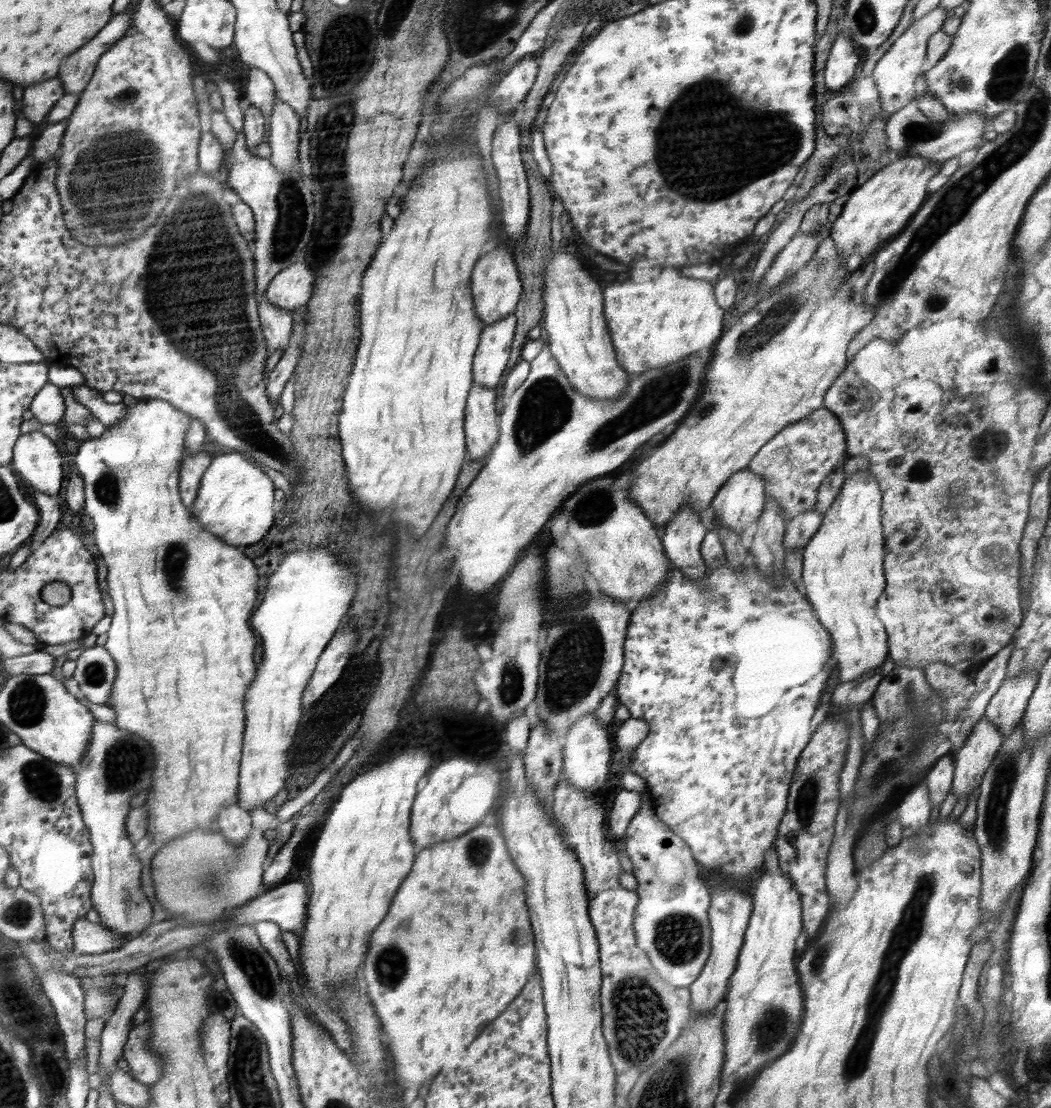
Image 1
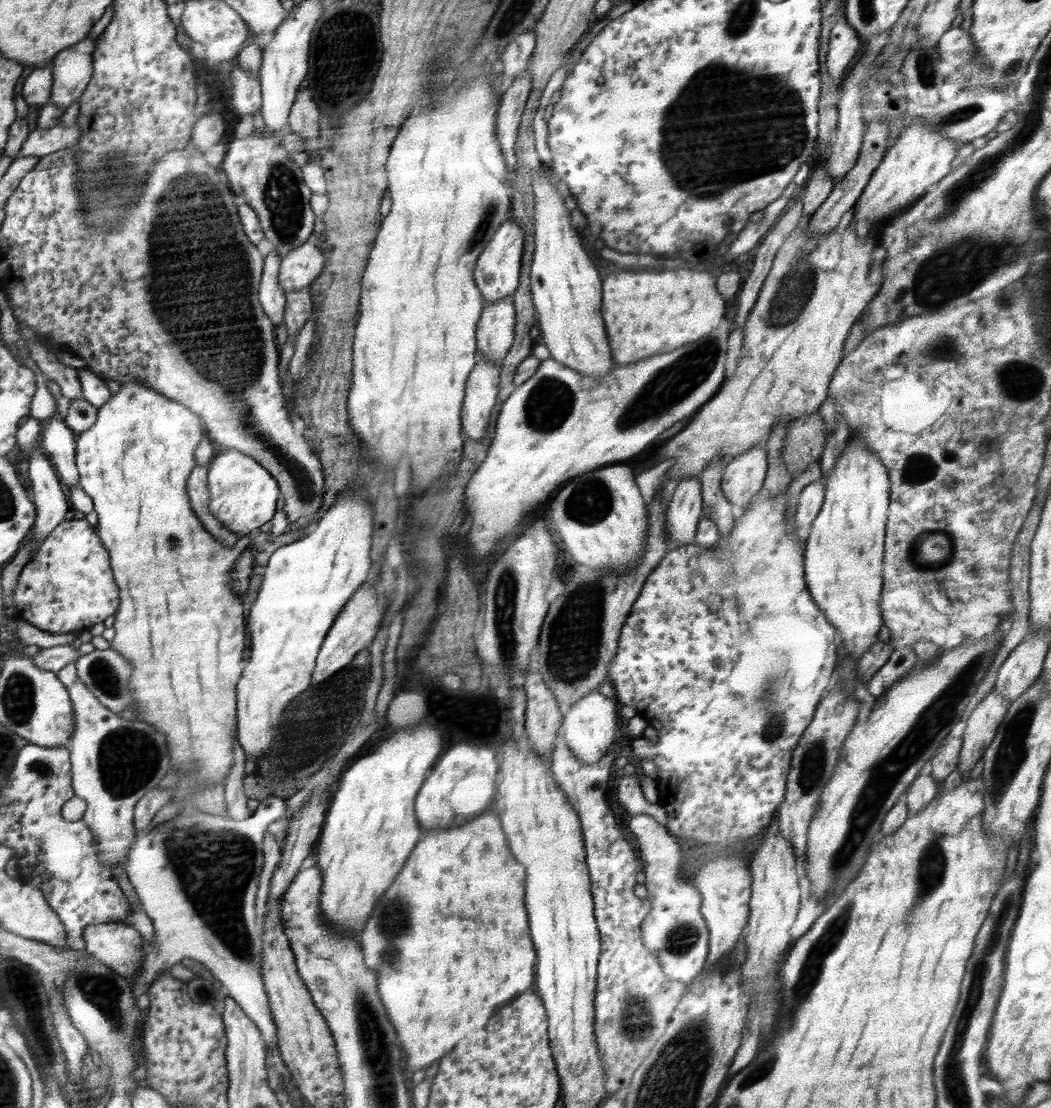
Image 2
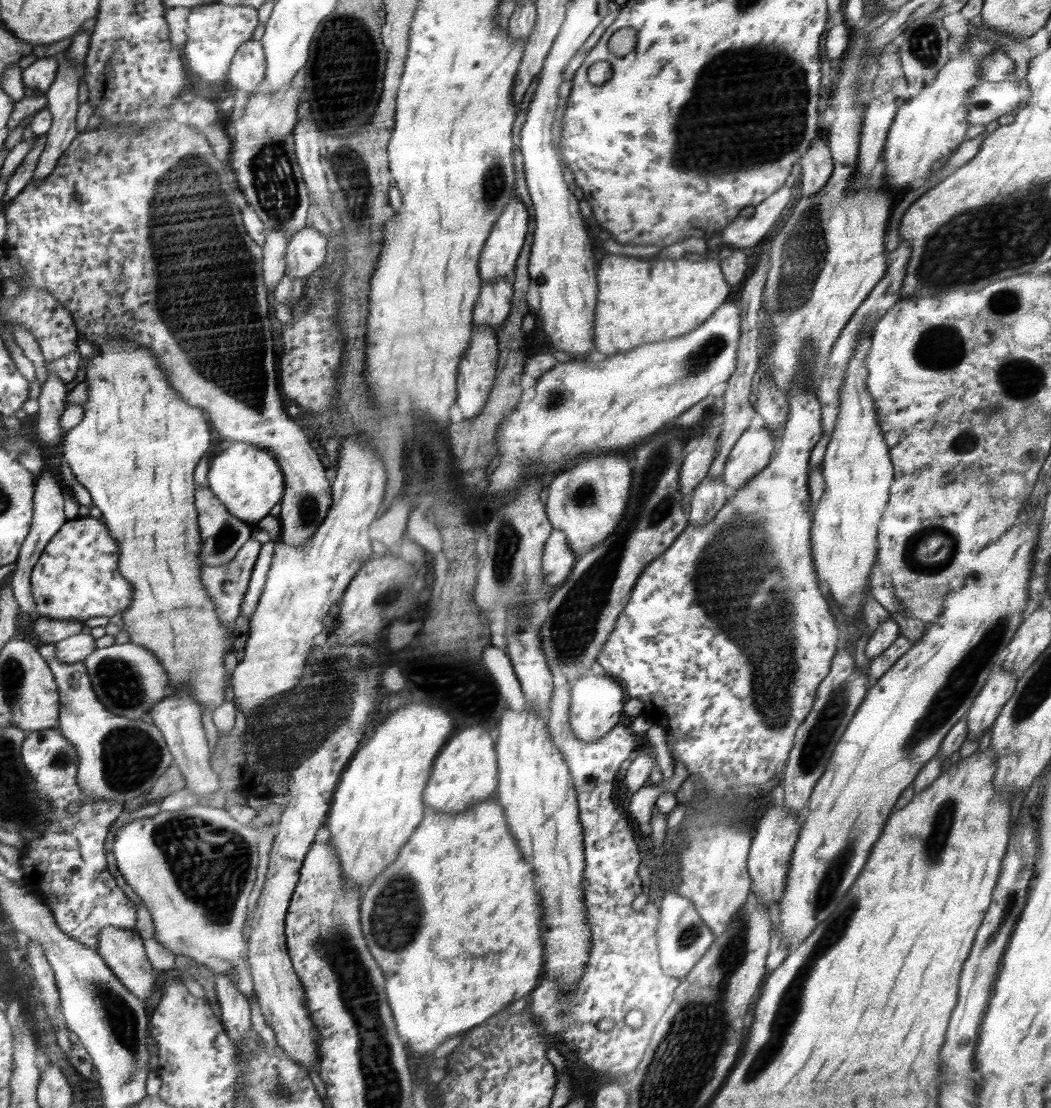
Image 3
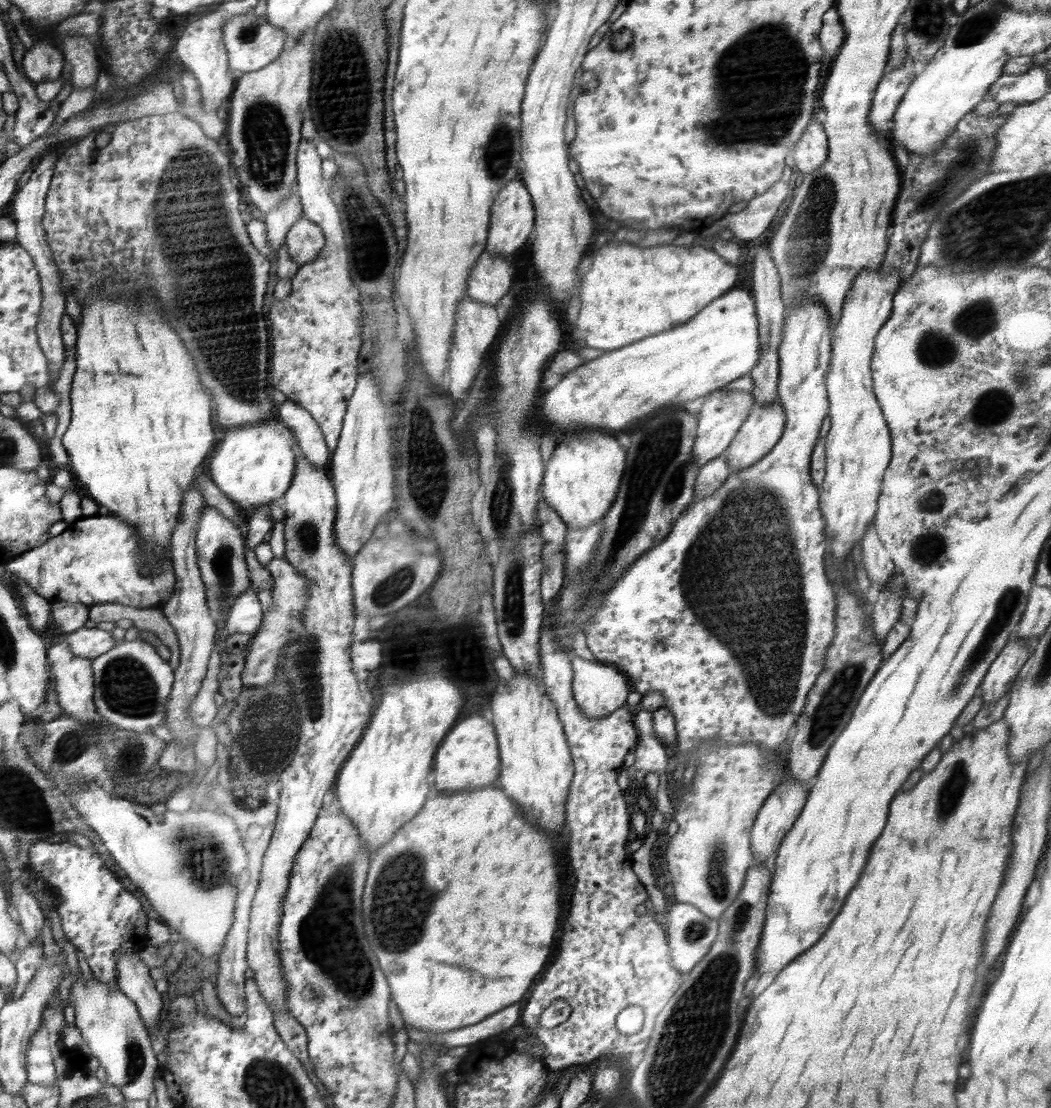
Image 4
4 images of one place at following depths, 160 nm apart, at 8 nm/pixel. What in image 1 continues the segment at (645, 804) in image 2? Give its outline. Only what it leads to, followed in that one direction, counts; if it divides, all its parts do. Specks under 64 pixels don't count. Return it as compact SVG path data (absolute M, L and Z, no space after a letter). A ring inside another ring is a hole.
M622 789L614 799L610 810L610 832L623 840L627 826L630 824L635 812L641 807L642 793L634 790Z

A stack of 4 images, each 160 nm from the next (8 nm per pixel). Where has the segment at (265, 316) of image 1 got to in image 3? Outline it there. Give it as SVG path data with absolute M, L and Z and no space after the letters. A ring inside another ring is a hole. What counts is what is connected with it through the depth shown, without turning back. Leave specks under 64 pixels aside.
M272 230L267 234L263 246L263 278L272 293L285 275L285 250L288 243L281 230Z

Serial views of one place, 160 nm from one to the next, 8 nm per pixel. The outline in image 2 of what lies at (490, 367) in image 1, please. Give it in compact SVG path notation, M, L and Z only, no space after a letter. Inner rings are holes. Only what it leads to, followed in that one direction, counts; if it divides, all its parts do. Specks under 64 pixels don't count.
M510 296L488 304L479 319L478 353L491 362L503 364L508 349L514 344L518 316L512 301Z

